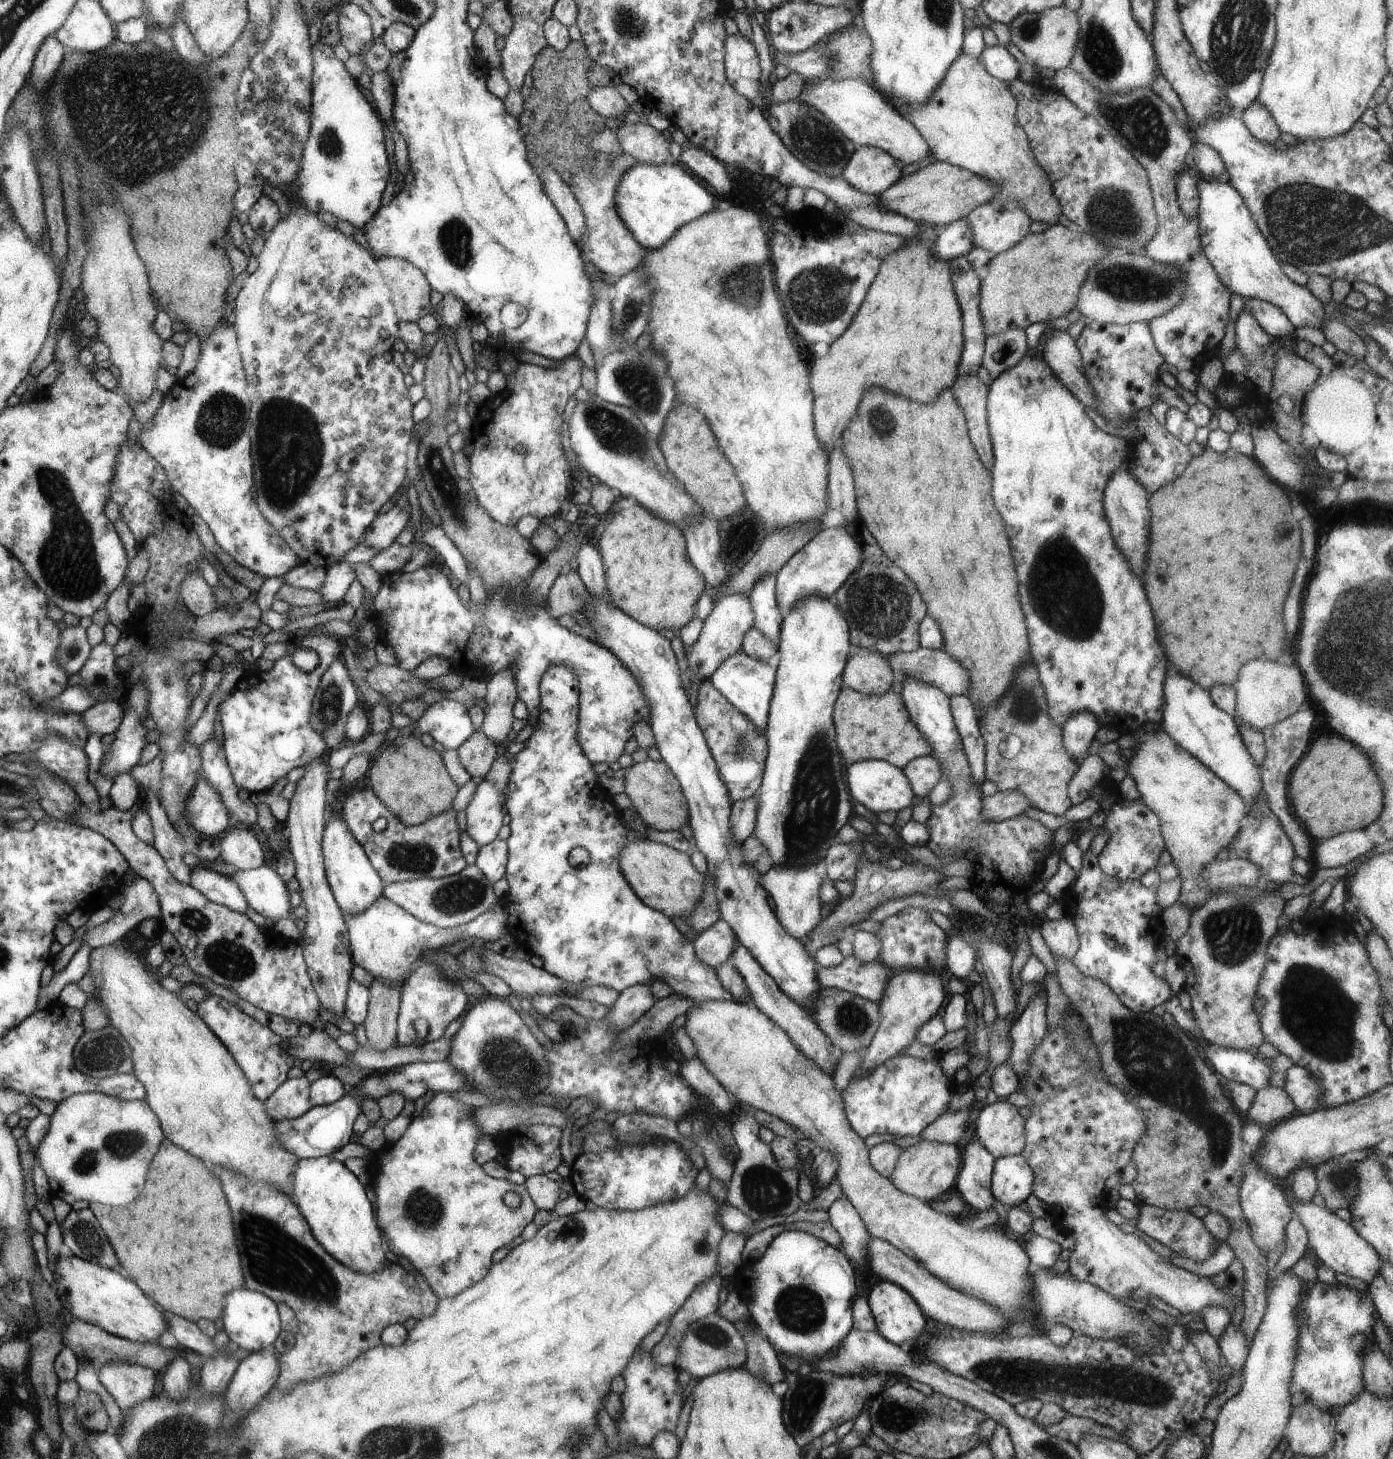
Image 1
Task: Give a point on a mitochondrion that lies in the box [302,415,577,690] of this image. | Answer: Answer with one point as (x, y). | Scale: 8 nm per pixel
(452, 498)

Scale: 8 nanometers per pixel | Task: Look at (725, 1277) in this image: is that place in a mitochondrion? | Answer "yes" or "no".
no

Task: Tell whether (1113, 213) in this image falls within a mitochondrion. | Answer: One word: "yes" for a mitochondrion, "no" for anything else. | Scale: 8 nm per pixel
yes

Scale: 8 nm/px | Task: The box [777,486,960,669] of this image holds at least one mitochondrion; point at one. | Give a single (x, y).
(881, 606)

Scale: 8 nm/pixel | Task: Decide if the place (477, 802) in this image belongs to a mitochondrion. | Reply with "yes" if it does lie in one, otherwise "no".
no

